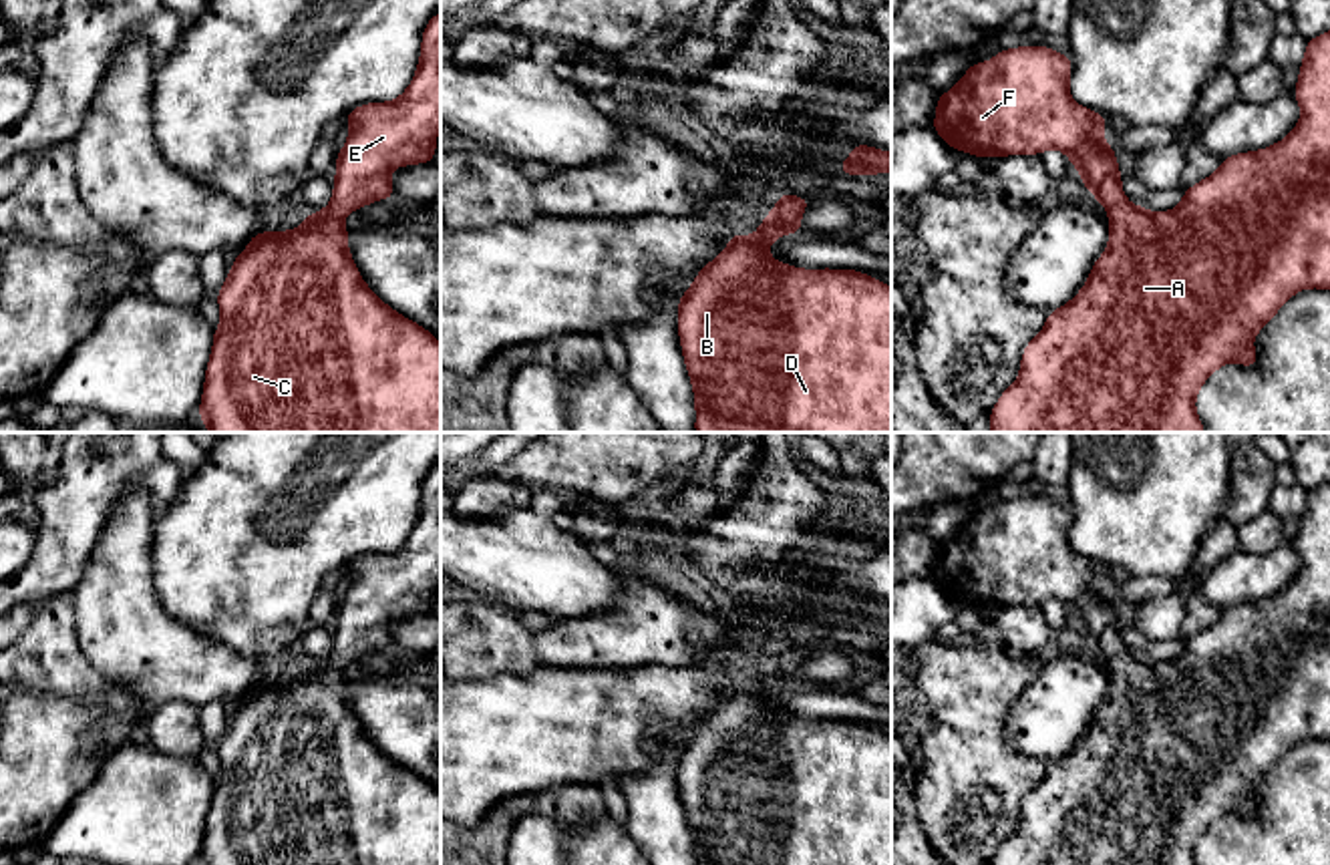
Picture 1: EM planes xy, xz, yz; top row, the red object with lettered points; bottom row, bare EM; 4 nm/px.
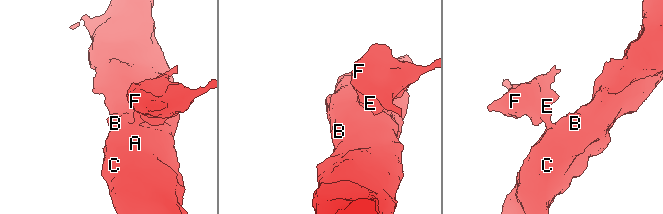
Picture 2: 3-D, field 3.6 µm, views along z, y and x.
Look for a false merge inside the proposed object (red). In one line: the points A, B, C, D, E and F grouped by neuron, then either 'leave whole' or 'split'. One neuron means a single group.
A B C D E F; leave whole

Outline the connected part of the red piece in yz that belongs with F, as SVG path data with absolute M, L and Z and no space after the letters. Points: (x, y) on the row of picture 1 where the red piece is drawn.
M1330 30L1306 42L1298 84L1294 86L1302 117L1294 131L1280 143L1262 151L1248 151L1221 159L1219 169L1185 189L1183 201L1171 211L1147 211L1127 201L1121 187L1123 177L1119 173L1117 155L1103 137L1109 119L1072 101L1068 93L1070 70L1070 56L1058 54L1046 44L1000 50L988 62L970 64L958 84L940 95L936 105L932 129L956 153L968 151L978 159L988 155L1000 159L1006 155L1040 155L1046 149L1060 149L1080 173L1085 189L1109 211L1109 247L1097 257L1080 292L1068 304L1048 312L1040 334L1026 344L1016 382L1000 394L990 412L990 432L1205 432L1195 412L1195 396L1203 382L1227 362L1237 362L1248 368L1256 366L1260 356L1252 340L1296 292L1308 288L1330 290Z

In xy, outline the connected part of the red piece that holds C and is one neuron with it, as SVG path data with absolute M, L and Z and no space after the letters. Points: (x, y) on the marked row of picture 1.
M441 12L425 26L421 42L421 60L408 89L394 101L368 103L346 113L348 141L336 157L336 179L332 201L316 213L308 213L300 227L290 231L260 231L231 264L225 284L217 292L221 324L213 330L213 350L205 368L205 384L199 404L199 418L209 432L441 432L441 342L417 322L400 316L386 306L362 280L350 251L344 215L360 207L392 199L390 171L394 167L433 163L437 133L441 129Z

